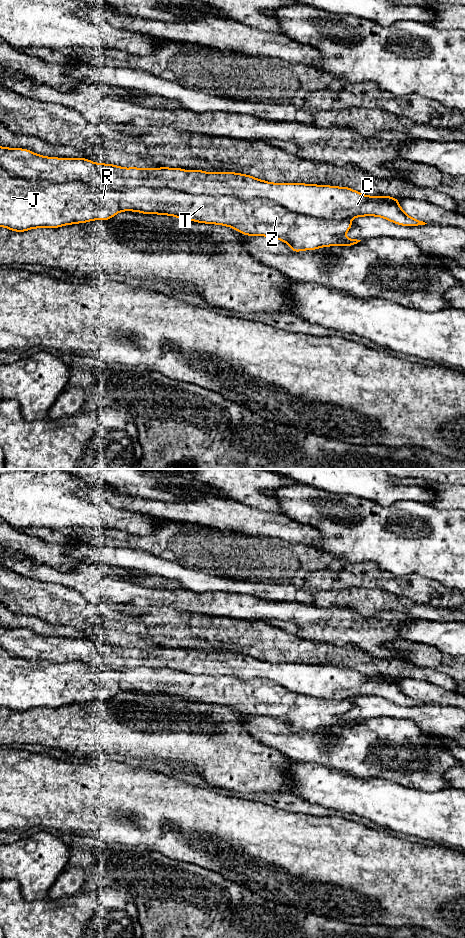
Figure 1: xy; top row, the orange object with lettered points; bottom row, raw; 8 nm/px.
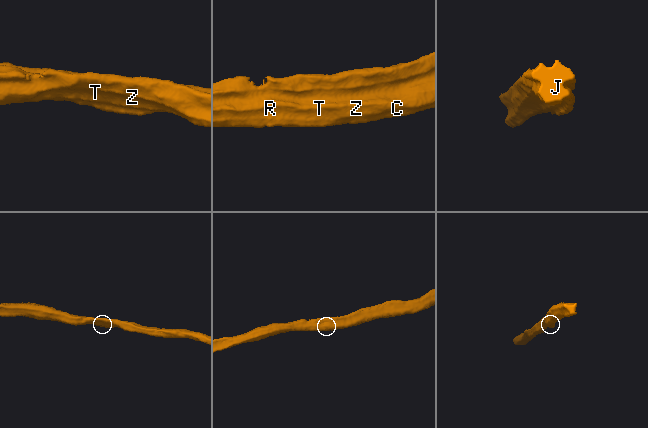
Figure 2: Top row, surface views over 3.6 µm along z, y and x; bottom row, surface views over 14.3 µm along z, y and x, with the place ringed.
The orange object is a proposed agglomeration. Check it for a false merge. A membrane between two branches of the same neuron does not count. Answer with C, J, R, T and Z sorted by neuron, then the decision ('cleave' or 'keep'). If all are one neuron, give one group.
C / J R T Z | cleave

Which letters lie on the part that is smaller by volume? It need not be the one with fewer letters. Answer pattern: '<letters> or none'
C

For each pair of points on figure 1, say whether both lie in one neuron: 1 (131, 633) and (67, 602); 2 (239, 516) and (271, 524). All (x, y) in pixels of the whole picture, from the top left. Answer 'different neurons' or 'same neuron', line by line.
1: same neuron
2: same neuron

